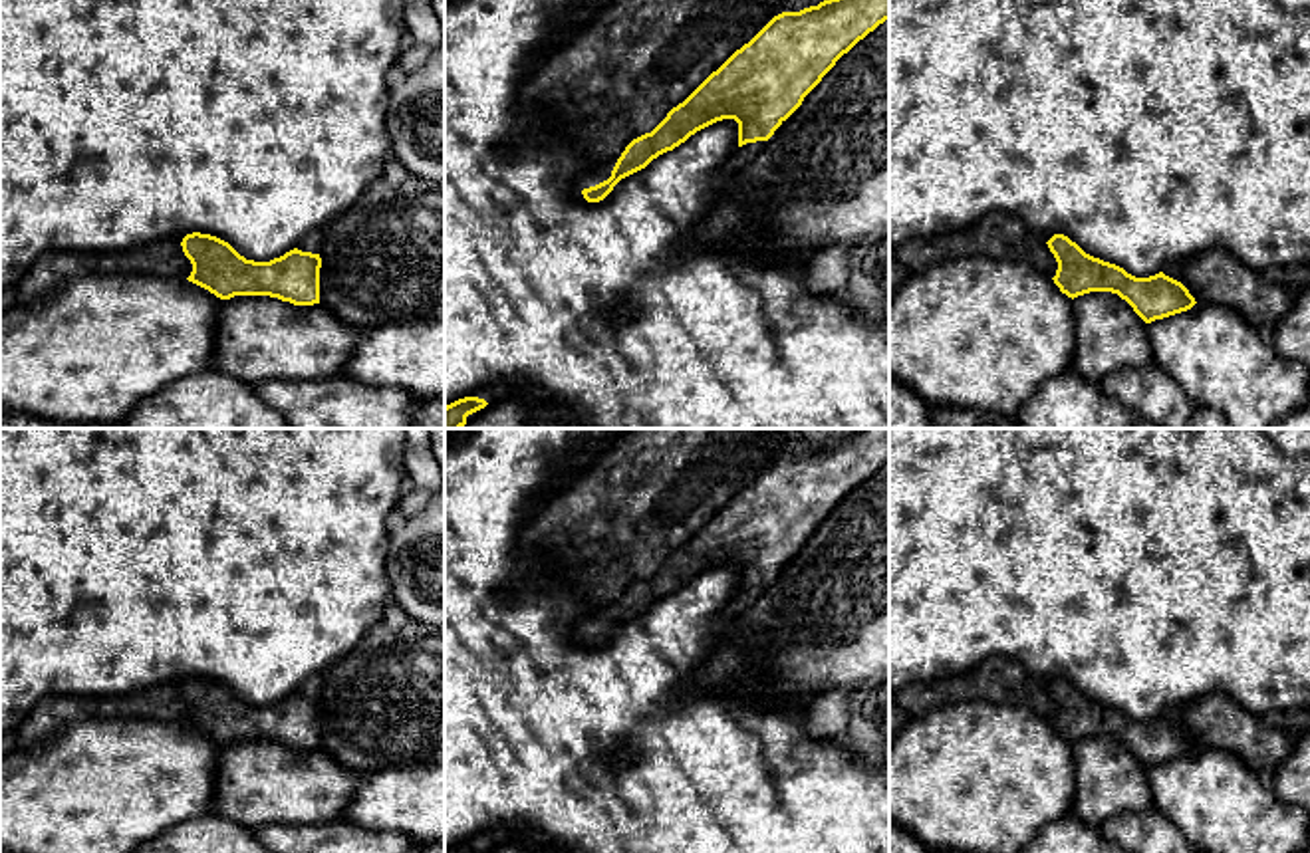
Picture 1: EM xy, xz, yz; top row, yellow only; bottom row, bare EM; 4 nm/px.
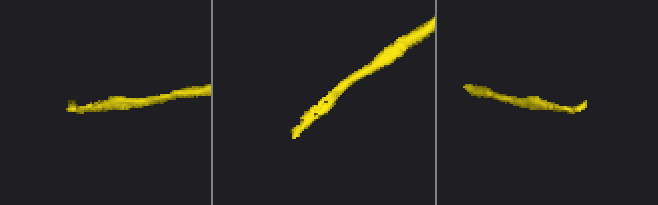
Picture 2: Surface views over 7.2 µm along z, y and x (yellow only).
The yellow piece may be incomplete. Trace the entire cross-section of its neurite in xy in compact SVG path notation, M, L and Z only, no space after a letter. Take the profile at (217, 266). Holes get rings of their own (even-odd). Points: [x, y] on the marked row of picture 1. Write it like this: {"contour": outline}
{"contour": "M200 232L187 234L181 246L193 264L187 280L220 300L270 296L294 305L320 304L320 254L294 248L270 262L254 262L228 242Z"}

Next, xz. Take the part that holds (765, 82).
{"contour": "M824 0L774 16L651 133L633 139L611 177L584 188L584 198L603 200L621 179L722 119L738 123L738 147L768 141L836 61L885 20L889 0Z"}

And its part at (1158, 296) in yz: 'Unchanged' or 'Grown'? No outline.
Unchanged

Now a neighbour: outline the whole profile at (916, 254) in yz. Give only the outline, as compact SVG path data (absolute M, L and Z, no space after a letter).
M933 236L923 240L907 240L891 250L911 272L919 272L925 266L939 262Z

